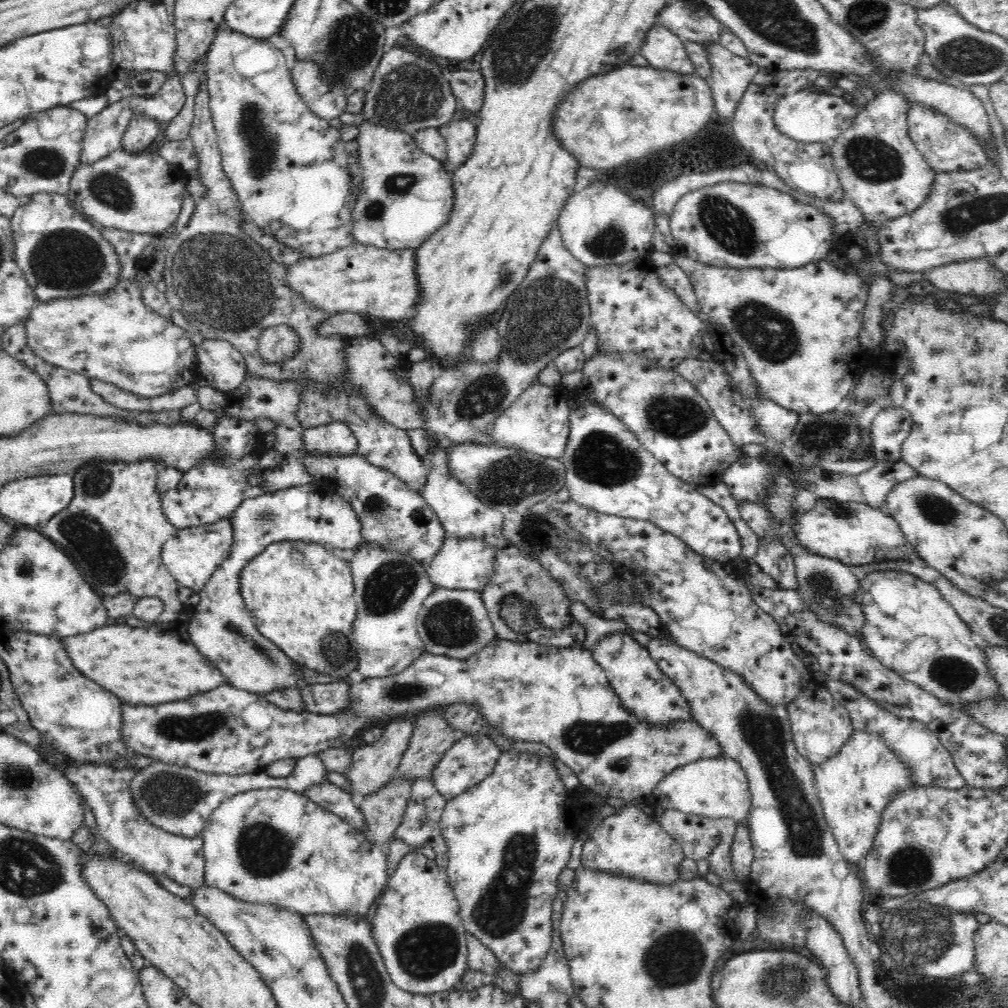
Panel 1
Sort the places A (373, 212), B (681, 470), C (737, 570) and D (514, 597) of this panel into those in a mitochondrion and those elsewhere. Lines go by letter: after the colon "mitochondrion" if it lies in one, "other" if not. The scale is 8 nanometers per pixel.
A: mitochondrion
B: other
C: other
D: other

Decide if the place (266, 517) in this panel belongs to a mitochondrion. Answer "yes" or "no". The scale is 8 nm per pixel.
yes

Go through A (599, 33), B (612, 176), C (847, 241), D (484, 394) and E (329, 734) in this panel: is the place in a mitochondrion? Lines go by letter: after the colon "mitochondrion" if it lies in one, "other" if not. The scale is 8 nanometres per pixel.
A: other
B: other
C: other
D: mitochondrion
E: other

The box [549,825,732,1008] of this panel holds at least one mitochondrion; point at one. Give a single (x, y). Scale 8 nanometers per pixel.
(684, 957)

